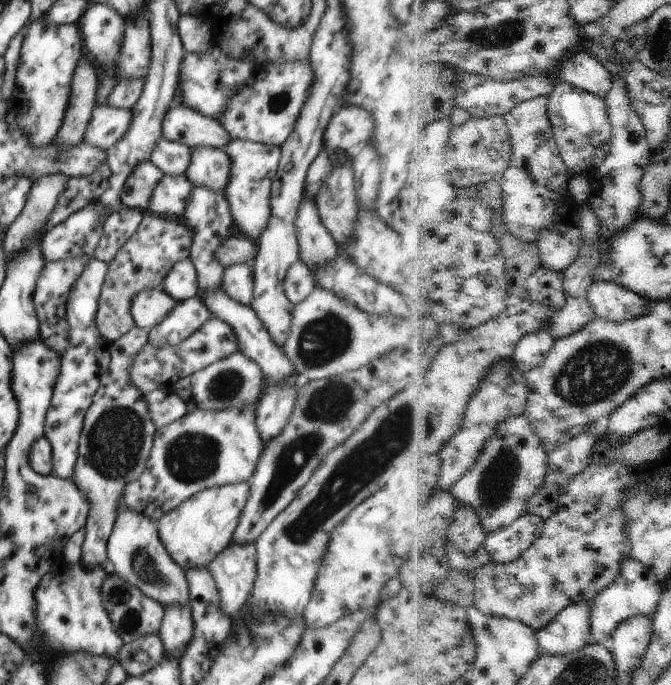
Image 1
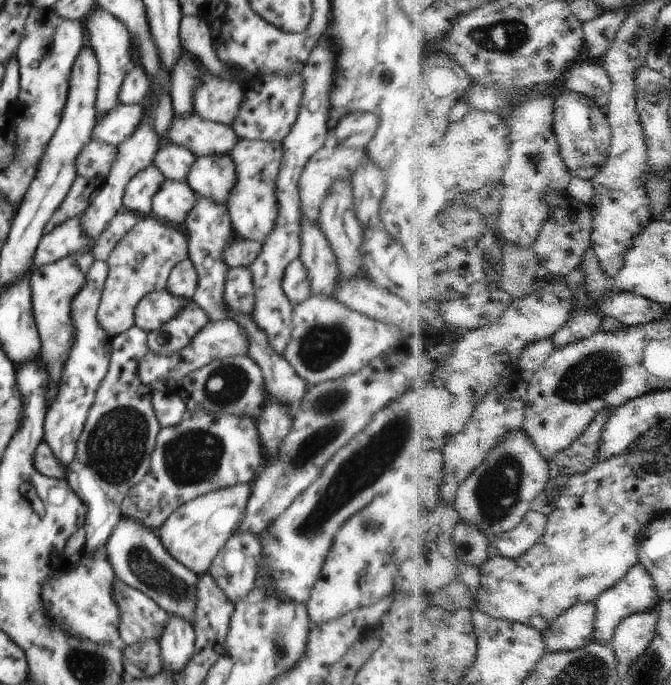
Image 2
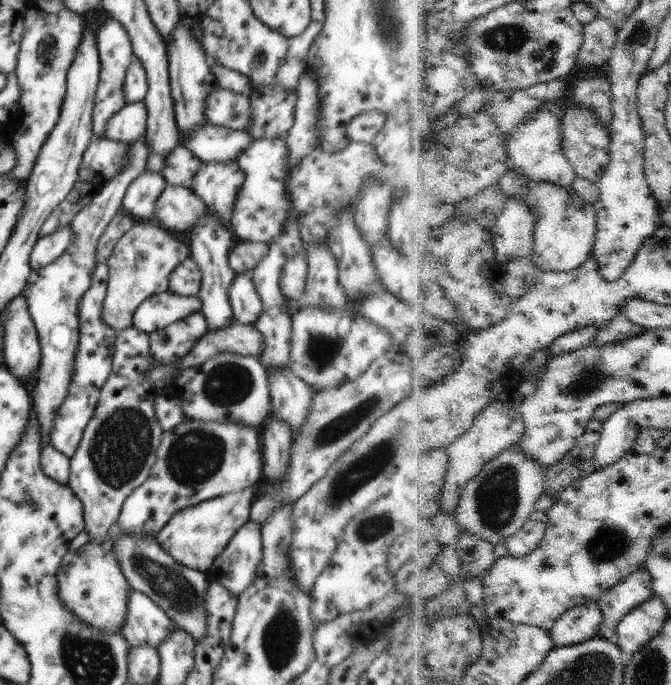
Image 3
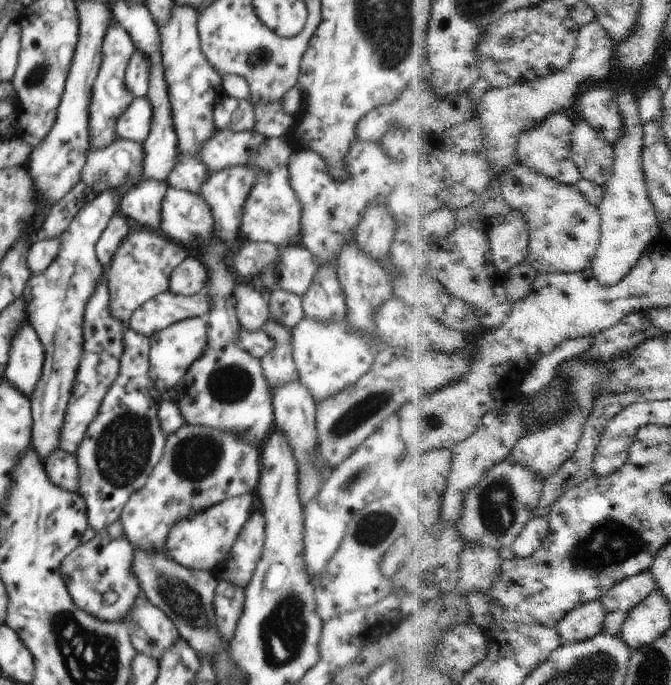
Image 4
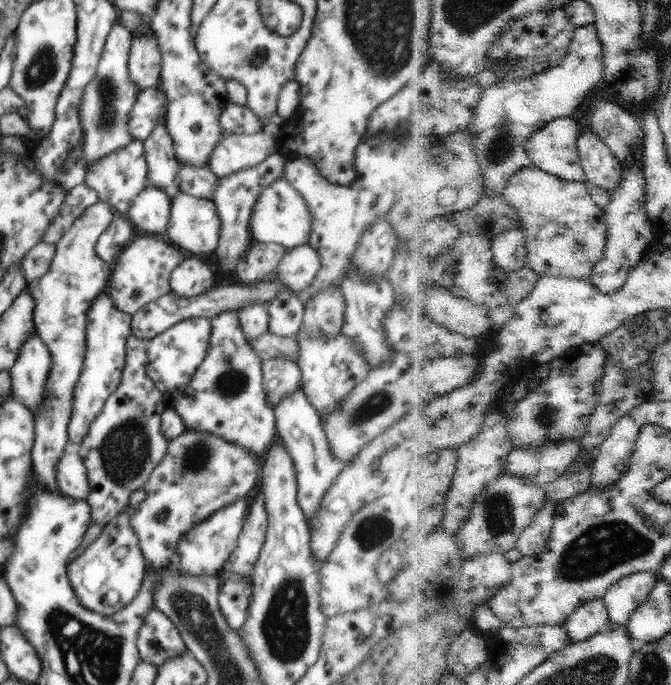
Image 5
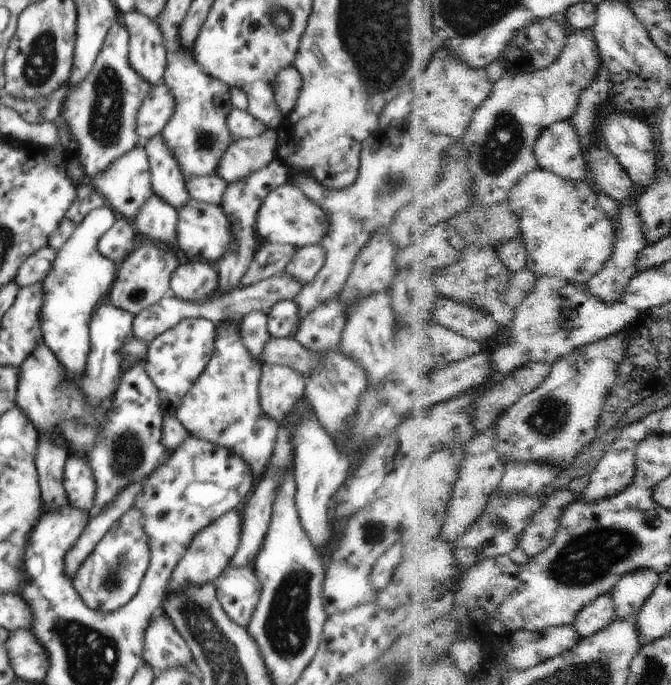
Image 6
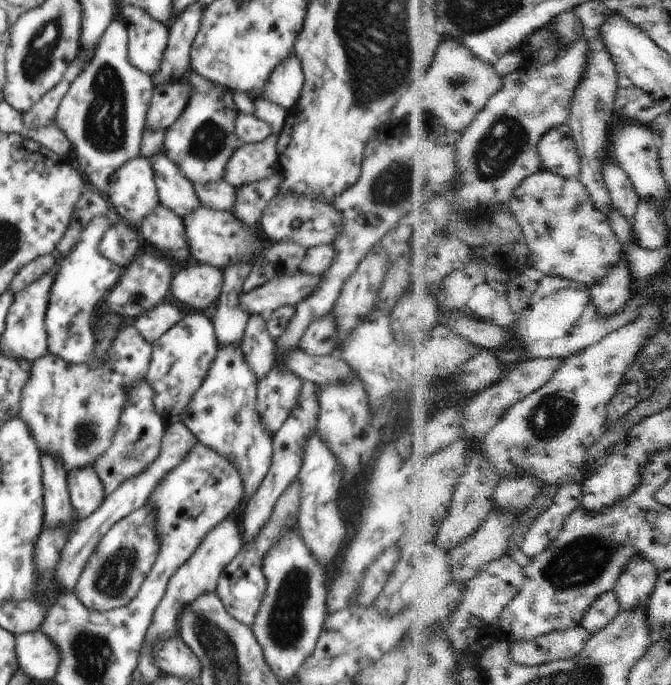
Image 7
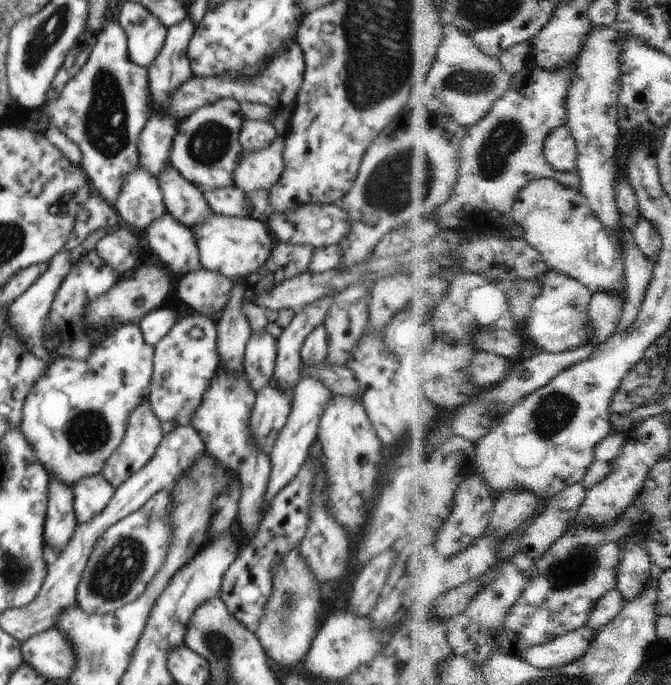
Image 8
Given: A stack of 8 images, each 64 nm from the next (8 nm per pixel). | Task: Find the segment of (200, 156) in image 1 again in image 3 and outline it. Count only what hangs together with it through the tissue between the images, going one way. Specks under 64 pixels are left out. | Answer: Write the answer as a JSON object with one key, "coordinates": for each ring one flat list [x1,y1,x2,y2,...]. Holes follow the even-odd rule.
{"coordinates":[[235,161,202,163,192,180,191,190,231,231,236,196,244,174]]}

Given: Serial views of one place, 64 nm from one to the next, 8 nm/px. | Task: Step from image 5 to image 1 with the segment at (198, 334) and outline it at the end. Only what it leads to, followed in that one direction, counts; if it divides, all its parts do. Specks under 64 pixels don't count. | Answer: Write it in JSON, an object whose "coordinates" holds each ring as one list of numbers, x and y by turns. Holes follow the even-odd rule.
{"coordinates":[[200,297,178,301,157,326,148,330,152,345,175,346,199,330,211,318]]}

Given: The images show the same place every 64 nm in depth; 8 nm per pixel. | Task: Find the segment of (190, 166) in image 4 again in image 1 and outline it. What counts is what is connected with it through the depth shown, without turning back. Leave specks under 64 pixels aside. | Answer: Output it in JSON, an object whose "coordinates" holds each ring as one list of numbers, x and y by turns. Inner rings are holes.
{"coordinates":[[160,137,150,154,149,161,164,175,185,175,191,162,191,148]]}

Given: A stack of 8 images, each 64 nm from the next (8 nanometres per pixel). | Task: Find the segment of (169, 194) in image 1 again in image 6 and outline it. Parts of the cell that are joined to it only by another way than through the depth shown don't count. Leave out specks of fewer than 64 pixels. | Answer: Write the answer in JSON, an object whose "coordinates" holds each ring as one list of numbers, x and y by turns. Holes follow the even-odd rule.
{"coordinates":[[188,200,178,212,176,224,177,251,187,259,201,259,218,262,228,250,232,242,230,220,226,218,222,207,215,204]]}

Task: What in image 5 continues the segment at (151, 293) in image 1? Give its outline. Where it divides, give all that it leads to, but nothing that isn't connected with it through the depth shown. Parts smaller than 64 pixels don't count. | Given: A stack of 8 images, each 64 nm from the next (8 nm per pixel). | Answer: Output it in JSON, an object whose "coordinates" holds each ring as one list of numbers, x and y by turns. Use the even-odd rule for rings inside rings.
{"coordinates":[[271,277,262,281,254,282,248,286,243,284,230,284,229,286,228,284,218,284,218,286,213,286,208,291,205,291,202,295,193,298,178,297,173,293,169,293,168,295,162,296,161,298,146,304,141,310,138,310,134,315,131,316,131,334,148,343,150,340,154,339,156,336,159,336,168,328,179,324,181,321,192,318,204,318,210,320,216,316,219,316,223,311,239,311,243,307,248,307,249,305,254,305,255,303,268,304,275,297,277,297,281,291,288,290,284,289,275,277]]}

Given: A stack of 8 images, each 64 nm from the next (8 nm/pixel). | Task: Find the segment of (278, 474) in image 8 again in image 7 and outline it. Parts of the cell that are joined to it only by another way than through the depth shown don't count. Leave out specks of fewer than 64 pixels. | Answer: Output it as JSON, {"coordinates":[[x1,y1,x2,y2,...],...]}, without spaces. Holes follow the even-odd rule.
{"coordinates":[[304,380,302,386,300,386,300,394,298,394,298,400,296,400,296,406,291,409,286,422,282,424,280,430,276,432,272,440,272,458,270,470,266,474,266,478,262,480,258,492,248,500,246,508,244,508,244,540,246,542,252,542,260,530,264,528,264,524,268,522,268,518,272,516,272,510,274,510,274,504,280,494,292,484,297,478,300,468,302,468,302,456,304,456,304,446,306,446,306,440,308,436,314,436,312,432,316,432,316,425,318,424,318,412,320,412,320,402,318,402,318,394,316,394,318,386,312,381]]}

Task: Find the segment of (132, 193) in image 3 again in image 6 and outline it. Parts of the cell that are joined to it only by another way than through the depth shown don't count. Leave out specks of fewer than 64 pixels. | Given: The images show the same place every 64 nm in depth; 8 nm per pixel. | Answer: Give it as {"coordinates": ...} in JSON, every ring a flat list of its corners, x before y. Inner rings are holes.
{"coordinates":[[156,193,142,204,132,223,142,240,162,243,177,250,178,212]]}

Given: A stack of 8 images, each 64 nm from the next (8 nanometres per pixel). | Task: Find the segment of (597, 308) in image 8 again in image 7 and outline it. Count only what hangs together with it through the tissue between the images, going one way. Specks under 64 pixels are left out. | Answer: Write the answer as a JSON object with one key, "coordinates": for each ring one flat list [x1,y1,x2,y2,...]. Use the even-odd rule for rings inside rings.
{"coordinates":[[625,256,616,268,612,268,608,278,604,278,600,284,592,288,594,304,598,306,598,312,602,316,622,314,633,296,632,282,634,278,630,270,630,260]]}

